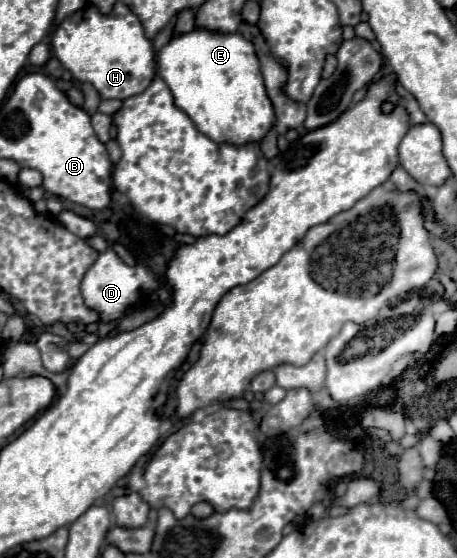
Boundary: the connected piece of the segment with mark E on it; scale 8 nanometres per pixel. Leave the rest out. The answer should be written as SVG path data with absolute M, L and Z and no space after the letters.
M195 27L189 33L175 33L169 39L169 43L163 45L159 51L159 75L169 85L175 105L181 111L185 111L195 123L195 127L213 141L231 141L235 145L243 145L247 141L261 141L263 133L267 133L267 129L271 129L275 121L273 105L267 97L263 77L259 71L255 47L239 31L217 33L203 27Z

